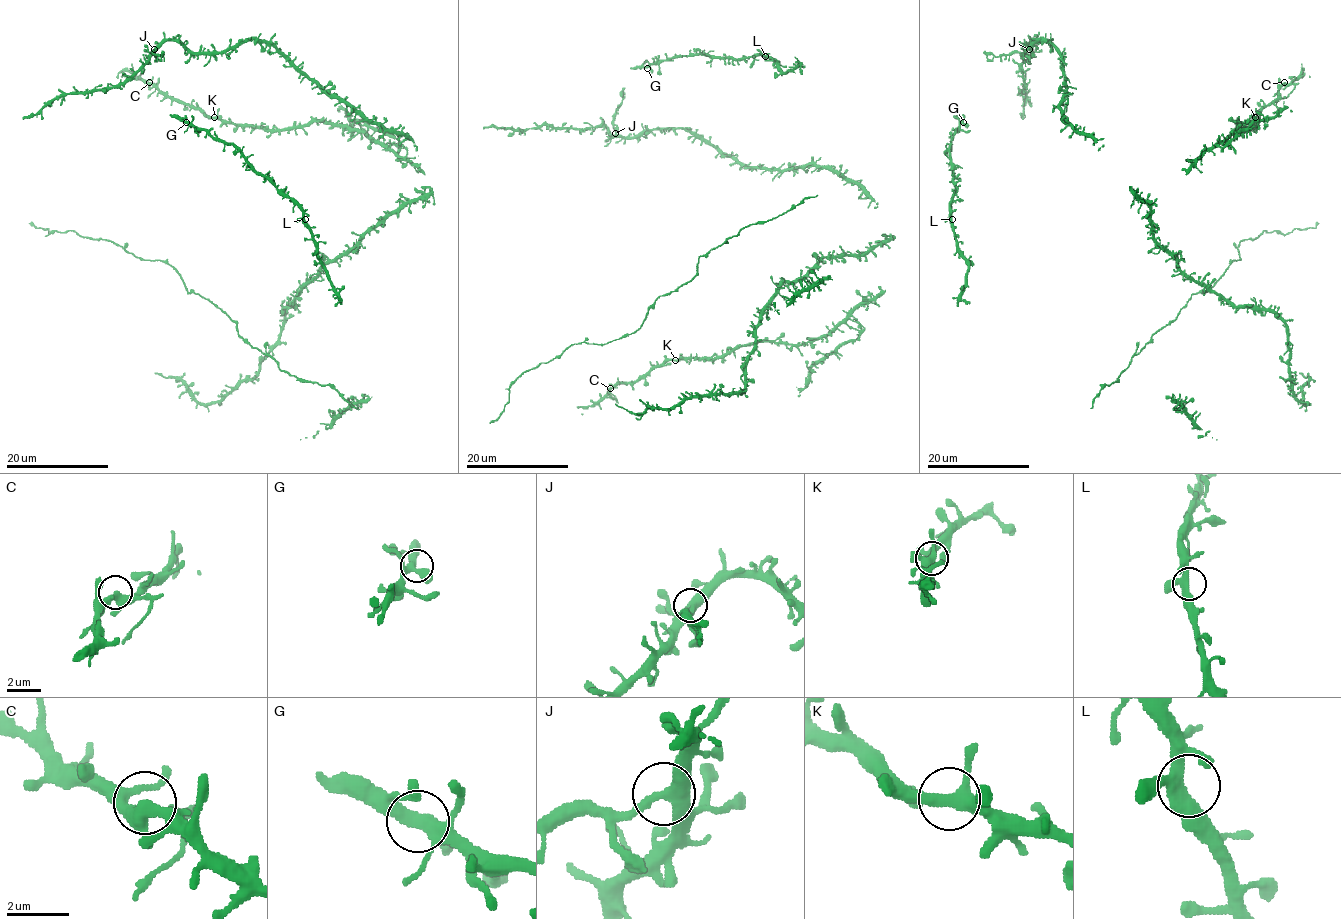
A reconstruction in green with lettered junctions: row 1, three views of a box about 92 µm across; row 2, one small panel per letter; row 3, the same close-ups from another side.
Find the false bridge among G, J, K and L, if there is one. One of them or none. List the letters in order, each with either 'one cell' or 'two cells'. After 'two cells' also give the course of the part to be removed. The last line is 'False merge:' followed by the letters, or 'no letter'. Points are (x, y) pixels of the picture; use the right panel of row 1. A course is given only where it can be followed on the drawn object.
G: one cell
J: one cell
K: one cell
L: one cell
False merge: no letter

